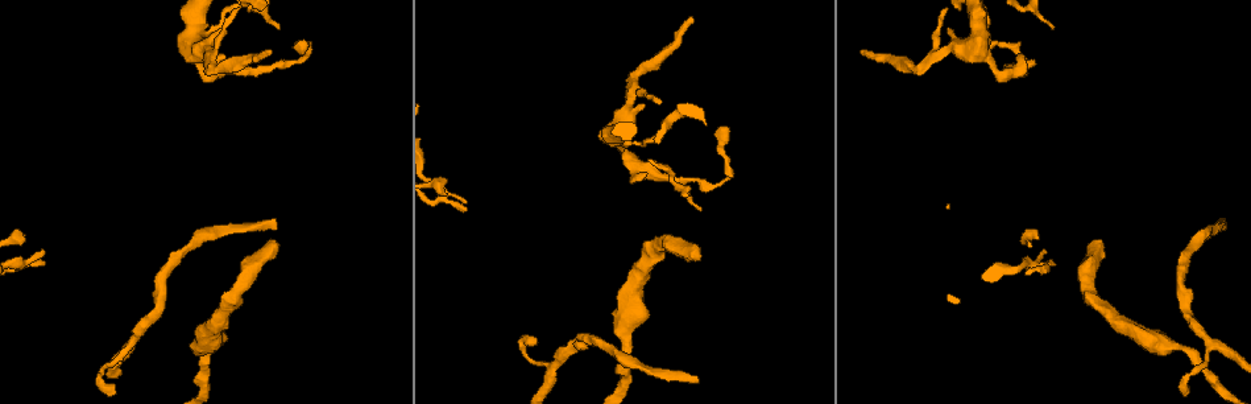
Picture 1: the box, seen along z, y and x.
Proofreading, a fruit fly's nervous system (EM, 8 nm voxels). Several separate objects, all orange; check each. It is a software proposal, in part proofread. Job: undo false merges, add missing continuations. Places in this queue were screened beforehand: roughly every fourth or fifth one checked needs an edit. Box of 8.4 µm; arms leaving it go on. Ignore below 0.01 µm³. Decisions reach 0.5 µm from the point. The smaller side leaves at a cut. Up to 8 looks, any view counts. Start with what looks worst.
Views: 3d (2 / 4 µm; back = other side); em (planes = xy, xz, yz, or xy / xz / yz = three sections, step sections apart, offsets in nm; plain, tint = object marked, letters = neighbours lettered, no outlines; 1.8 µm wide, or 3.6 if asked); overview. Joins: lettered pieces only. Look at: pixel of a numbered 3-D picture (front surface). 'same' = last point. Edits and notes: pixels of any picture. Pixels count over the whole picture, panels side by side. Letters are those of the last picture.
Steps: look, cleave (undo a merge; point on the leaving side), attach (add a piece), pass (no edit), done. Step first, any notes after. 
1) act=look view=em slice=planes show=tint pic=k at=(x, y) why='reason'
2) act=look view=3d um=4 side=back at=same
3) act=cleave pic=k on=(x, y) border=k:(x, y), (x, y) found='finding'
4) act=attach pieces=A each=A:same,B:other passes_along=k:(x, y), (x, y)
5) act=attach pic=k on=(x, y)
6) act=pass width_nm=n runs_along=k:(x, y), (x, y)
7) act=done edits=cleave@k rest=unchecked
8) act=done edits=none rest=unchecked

act=look view=em slice=xy step=4 show=letters pic=1 at=(696, 379) why='thin end'

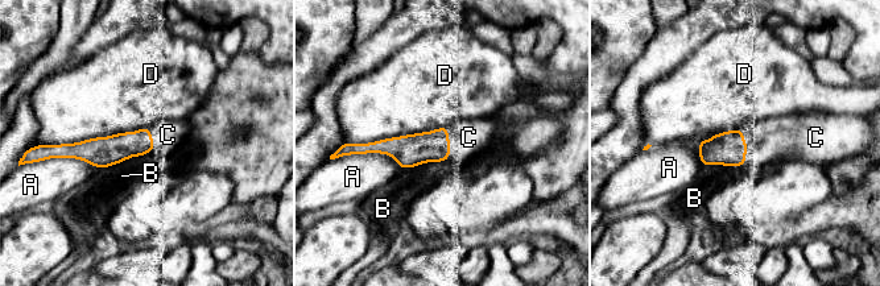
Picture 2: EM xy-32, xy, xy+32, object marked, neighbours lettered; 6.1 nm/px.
act=attach pieces=C each=A:other,B:other,C:same,D:other found='the neuron continues'

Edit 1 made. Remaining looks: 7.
act=look view=3d um=2 pic=1 at=(691, 19) why='free end'

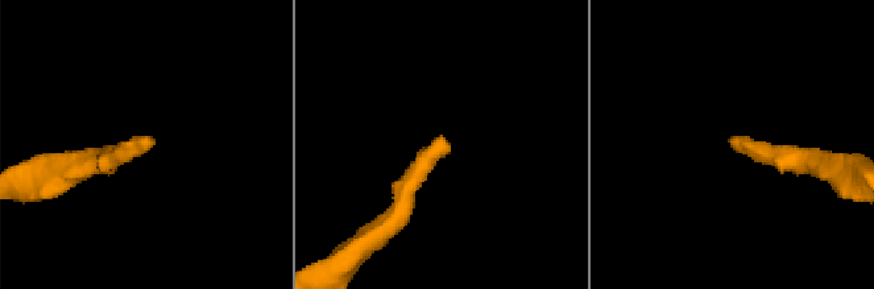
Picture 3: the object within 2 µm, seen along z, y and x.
act=look view=em slice=xy step=16 show=letters pic=3 at=(149, 139) why='now the EM'

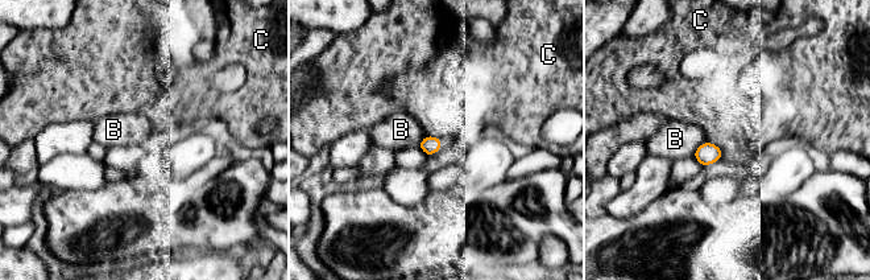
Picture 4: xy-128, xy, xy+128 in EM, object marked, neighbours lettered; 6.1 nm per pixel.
act=pass longest_contact=C:150nm each=B:other,C:other found='none of them fits'

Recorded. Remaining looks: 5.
act=look view=em slice=planes show=letters pic=1 at=(196, 48) why='four arms meet'

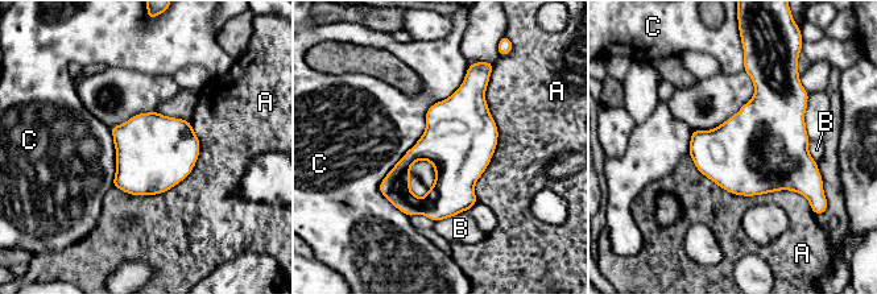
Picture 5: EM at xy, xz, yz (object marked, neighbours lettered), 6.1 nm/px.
act=pass each=A:other,B:other,C:other border=5:(468, 66), (380, 182), (409, 218) found='all the same neuron'

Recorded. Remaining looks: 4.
act=look view=overview why='redraw'

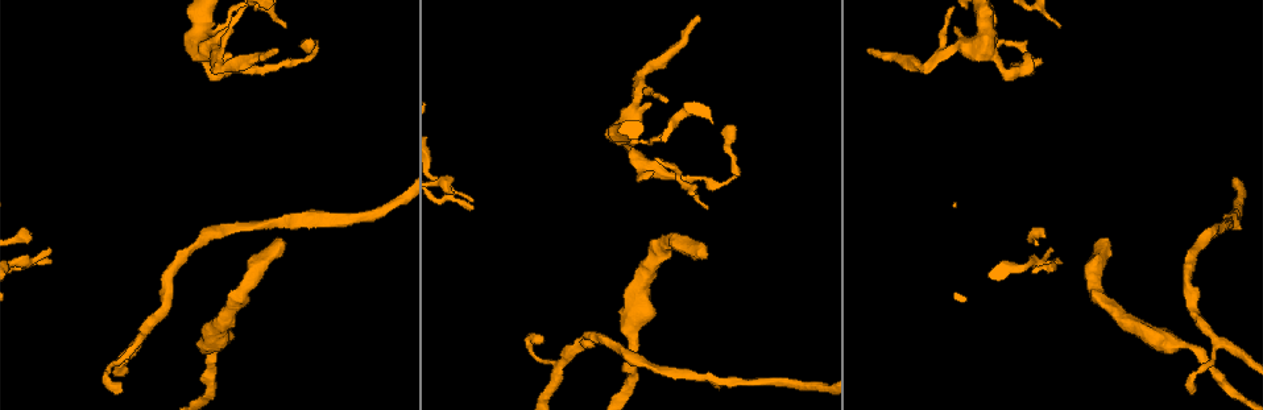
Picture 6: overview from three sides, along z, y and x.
act=look view=3d um=2 pic=6 at=(728, 128) why='end of a long branch'

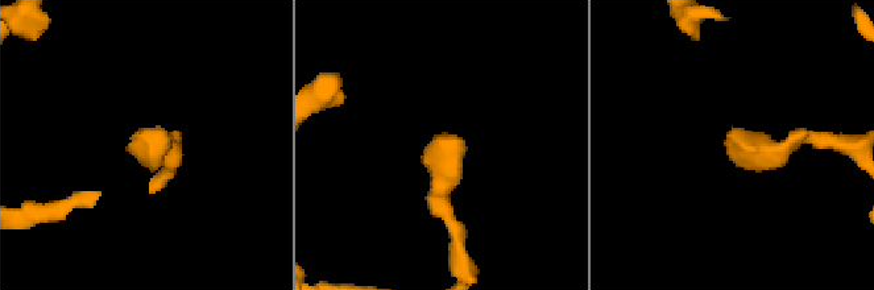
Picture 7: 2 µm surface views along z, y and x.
act=look view=em slice=yz step=4 show=letters pic=7 at=(435, 142)

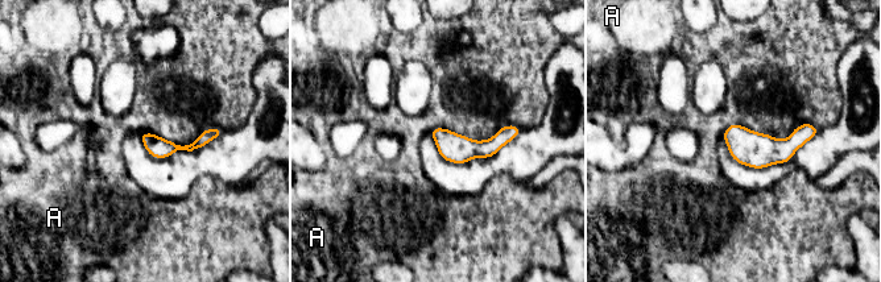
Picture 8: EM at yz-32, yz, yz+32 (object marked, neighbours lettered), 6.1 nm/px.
act=look view=em slice=planes show=letters at=same

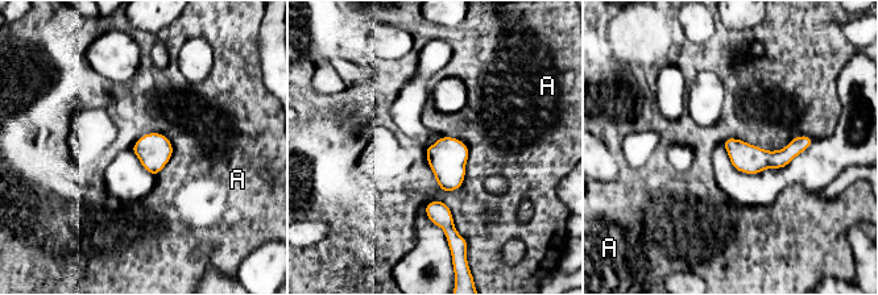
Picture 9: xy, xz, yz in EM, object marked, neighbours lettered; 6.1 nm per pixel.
act=pass width_nm=180 each=A:other runs_along=9:(807, 140), (782, 158), (728, 145) found='no lettered piece goes on from it'

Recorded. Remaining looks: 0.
act=done edits=attach@2 rest=unchecked

